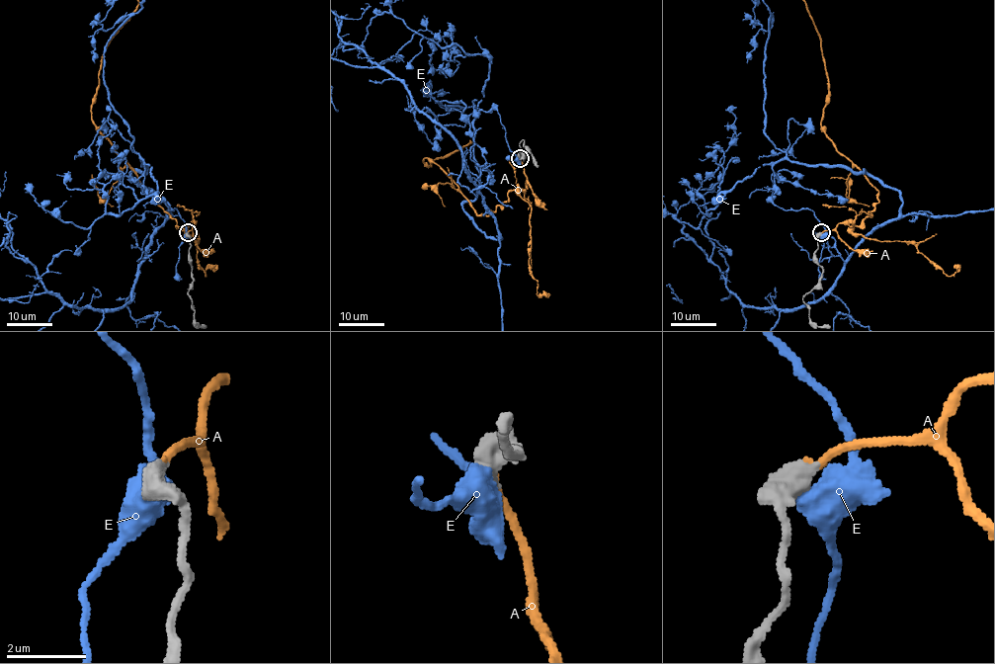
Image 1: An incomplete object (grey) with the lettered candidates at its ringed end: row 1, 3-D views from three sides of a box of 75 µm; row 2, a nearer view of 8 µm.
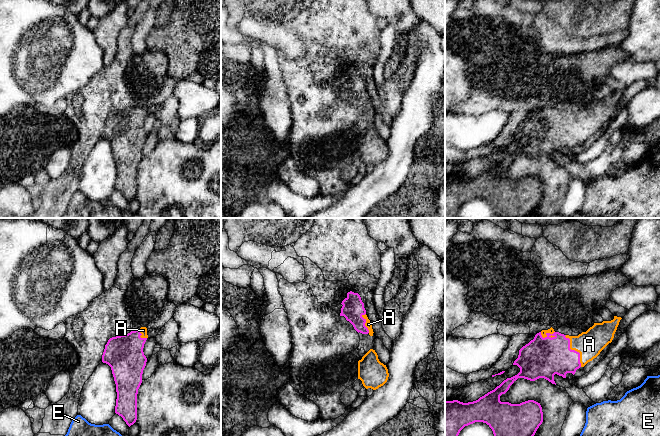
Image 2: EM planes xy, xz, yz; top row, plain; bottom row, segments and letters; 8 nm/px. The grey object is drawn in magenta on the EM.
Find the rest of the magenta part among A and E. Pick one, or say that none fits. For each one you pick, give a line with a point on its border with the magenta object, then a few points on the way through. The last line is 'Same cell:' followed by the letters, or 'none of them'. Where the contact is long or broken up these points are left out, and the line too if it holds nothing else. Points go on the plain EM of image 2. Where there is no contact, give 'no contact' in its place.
A: yz (574, 126)
Same cell: A

